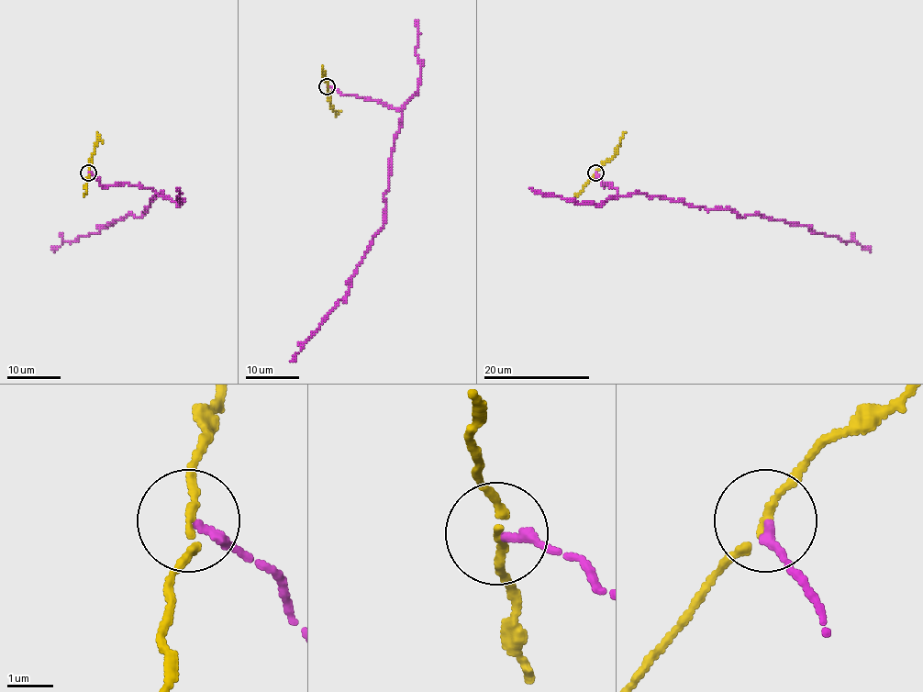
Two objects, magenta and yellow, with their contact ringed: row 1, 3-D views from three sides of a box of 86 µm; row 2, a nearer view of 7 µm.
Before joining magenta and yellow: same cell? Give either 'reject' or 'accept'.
reject

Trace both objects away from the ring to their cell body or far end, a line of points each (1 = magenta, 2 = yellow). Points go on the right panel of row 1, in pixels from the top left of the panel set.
1: (595, 172), (618, 195), (643, 193), (707, 210), (731, 208), (740, 217), (796, 222), (871, 250)
2: (595, 172), (613, 157), (626, 131)

